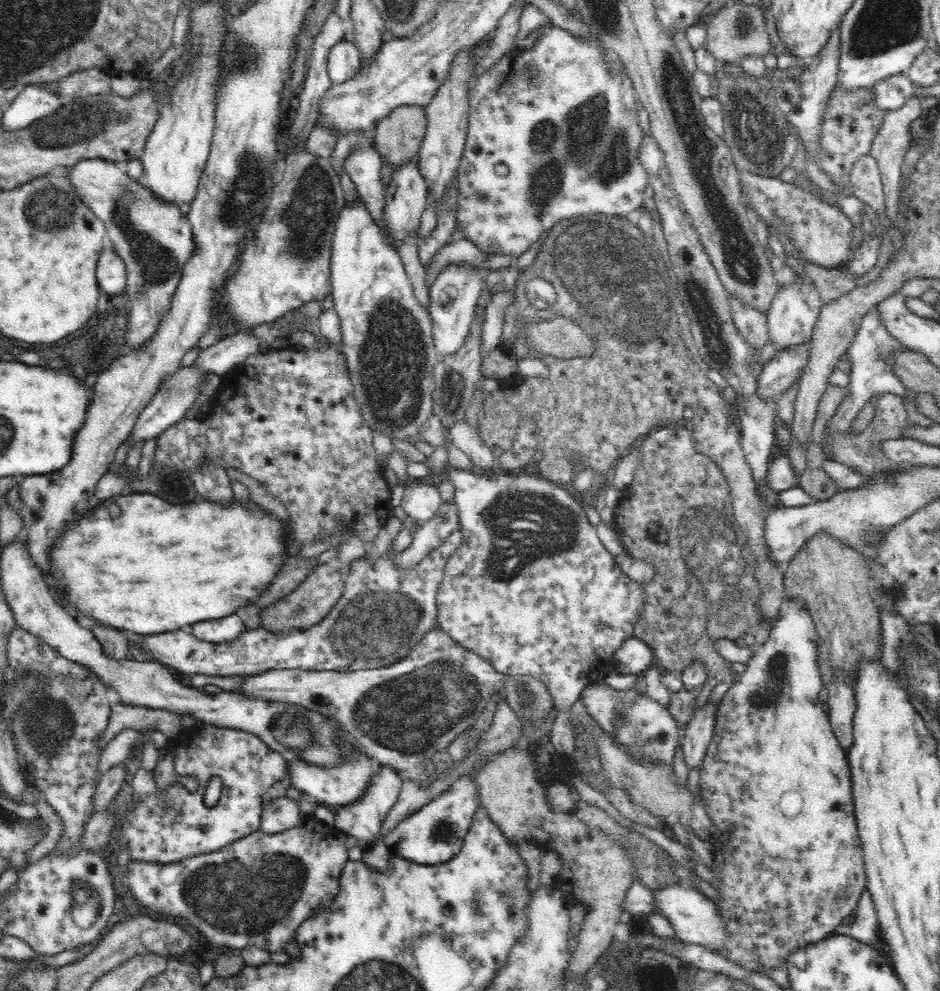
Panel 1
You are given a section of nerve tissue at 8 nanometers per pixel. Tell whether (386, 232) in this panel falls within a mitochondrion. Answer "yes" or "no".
no

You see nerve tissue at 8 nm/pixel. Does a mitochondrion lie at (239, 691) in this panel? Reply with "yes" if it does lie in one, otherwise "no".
no

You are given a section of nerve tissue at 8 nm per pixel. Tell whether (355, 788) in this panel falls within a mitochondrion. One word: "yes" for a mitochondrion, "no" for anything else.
no

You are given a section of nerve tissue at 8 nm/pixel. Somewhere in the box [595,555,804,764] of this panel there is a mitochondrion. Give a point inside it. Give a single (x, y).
(630, 729)

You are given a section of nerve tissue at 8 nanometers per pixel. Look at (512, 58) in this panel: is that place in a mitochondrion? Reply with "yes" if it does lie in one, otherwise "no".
no

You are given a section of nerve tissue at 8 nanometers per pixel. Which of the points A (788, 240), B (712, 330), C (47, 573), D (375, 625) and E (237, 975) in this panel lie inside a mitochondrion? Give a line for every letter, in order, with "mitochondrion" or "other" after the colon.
A: other
B: mitochondrion
C: other
D: mitochondrion
E: other

